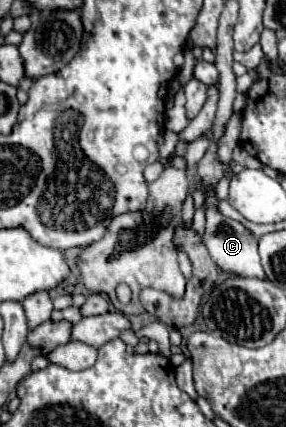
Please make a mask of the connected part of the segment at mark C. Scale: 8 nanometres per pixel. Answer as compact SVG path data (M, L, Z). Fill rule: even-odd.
M207 209L207 225L205 225L205 233L203 233L203 243L205 243L213 263L217 263L217 267L223 269L225 273L235 275L235 277L265 279L261 259L257 253L257 241L253 237L253 233L247 227L243 227L243 223L223 217L217 209Z

